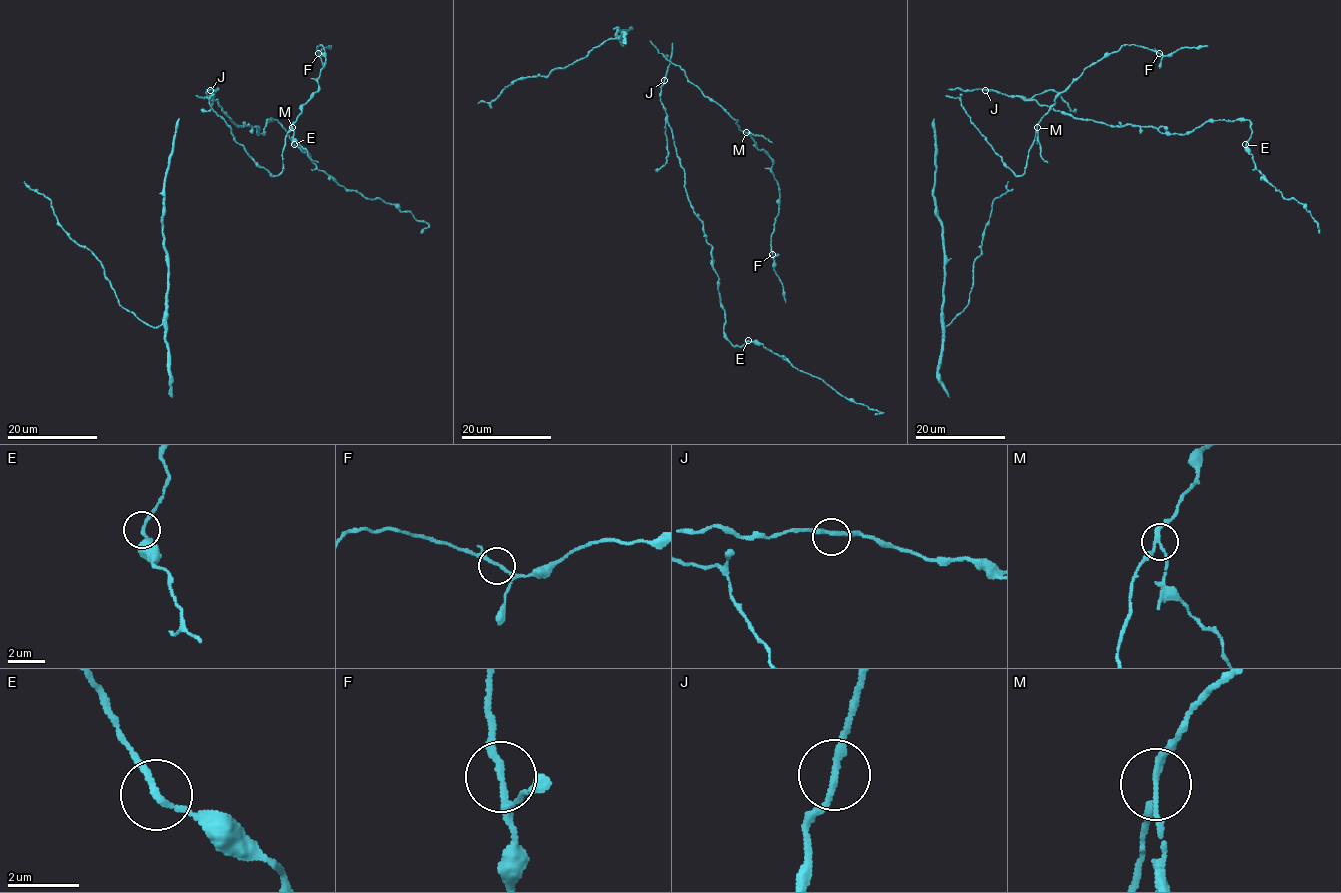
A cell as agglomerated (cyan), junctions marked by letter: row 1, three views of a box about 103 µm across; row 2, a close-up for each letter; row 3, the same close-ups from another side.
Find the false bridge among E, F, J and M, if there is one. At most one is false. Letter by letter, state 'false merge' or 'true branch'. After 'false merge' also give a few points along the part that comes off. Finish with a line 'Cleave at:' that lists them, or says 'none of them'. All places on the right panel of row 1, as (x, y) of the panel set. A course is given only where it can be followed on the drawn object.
E: true branch
F: true branch
J: true branch
M: false merge | (1037, 128), (1040, 156), (1047, 162)
Cleave at: M

